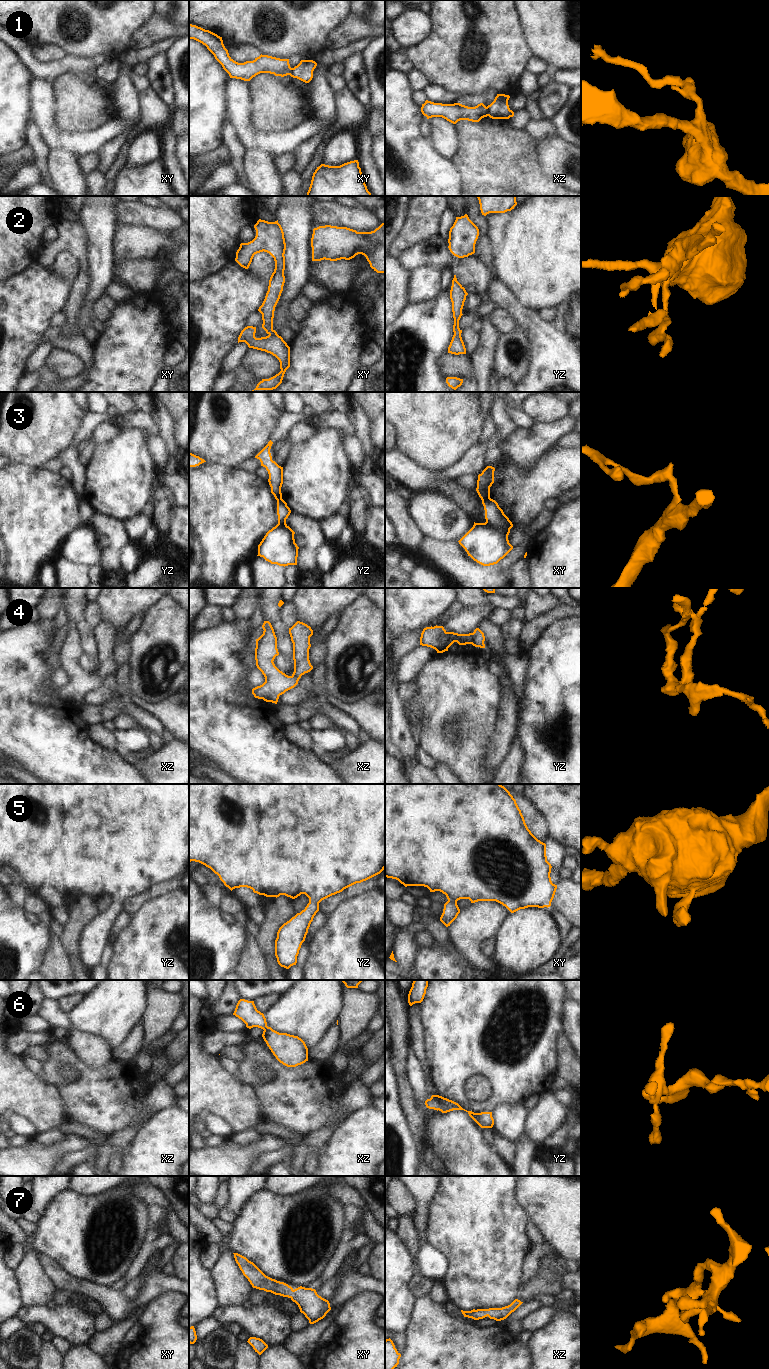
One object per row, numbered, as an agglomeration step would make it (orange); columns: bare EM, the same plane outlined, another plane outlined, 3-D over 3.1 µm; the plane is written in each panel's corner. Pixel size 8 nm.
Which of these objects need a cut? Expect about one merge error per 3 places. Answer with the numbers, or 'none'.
1, 3, 4

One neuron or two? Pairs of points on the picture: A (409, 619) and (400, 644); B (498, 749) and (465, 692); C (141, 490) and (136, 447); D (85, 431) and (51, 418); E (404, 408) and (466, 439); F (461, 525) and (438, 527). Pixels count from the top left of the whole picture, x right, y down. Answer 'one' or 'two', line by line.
A: two
B: two
C: one
D: two
E: one
F: one

